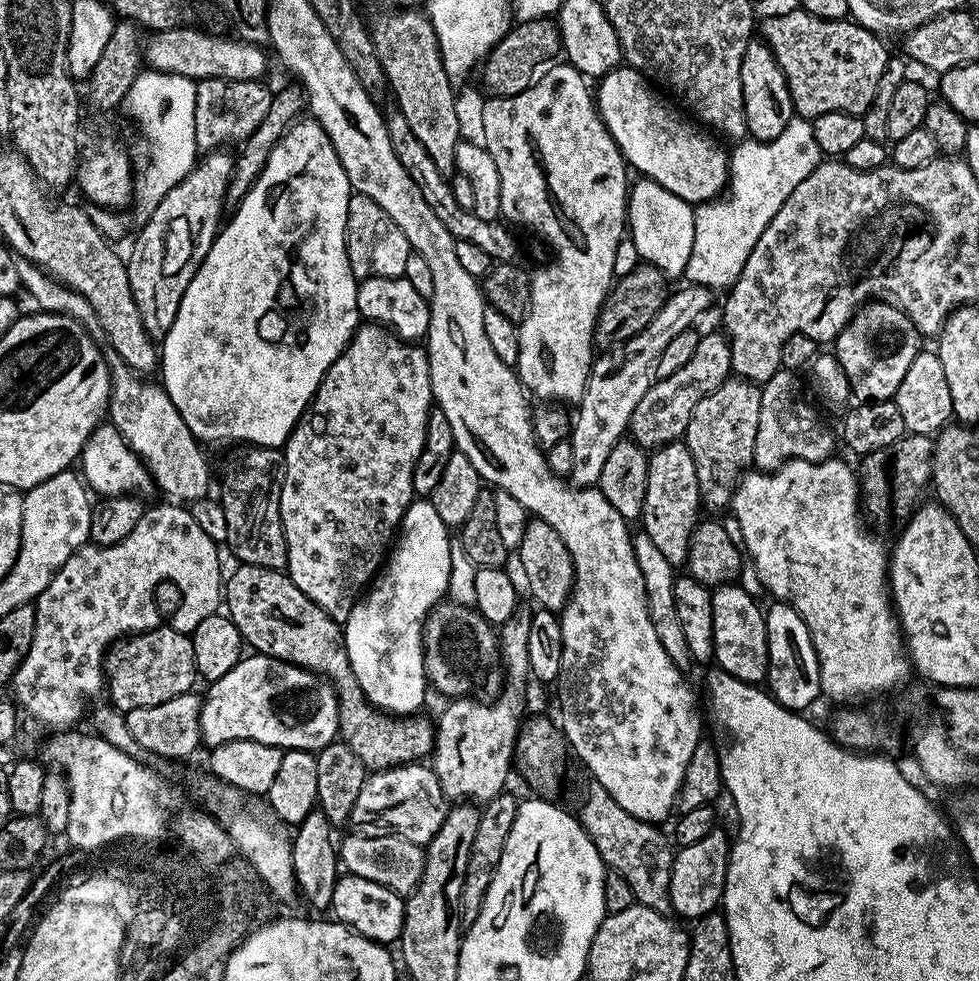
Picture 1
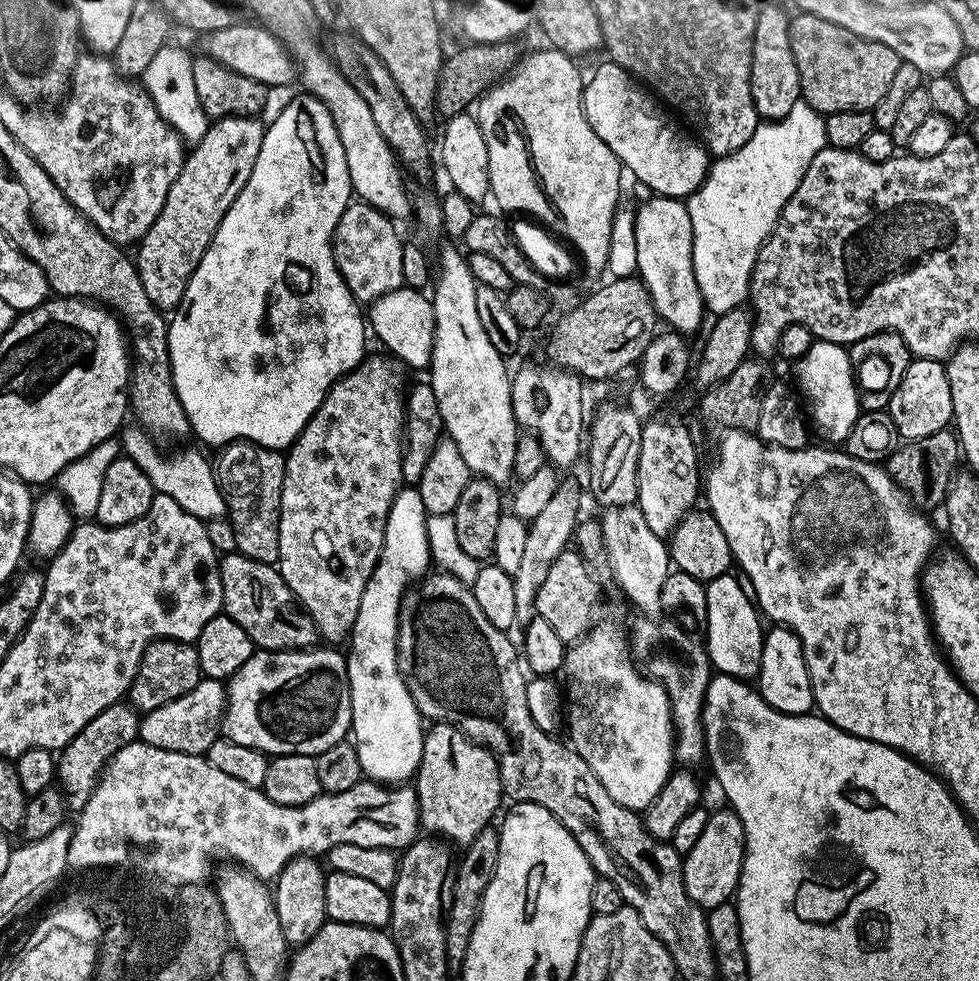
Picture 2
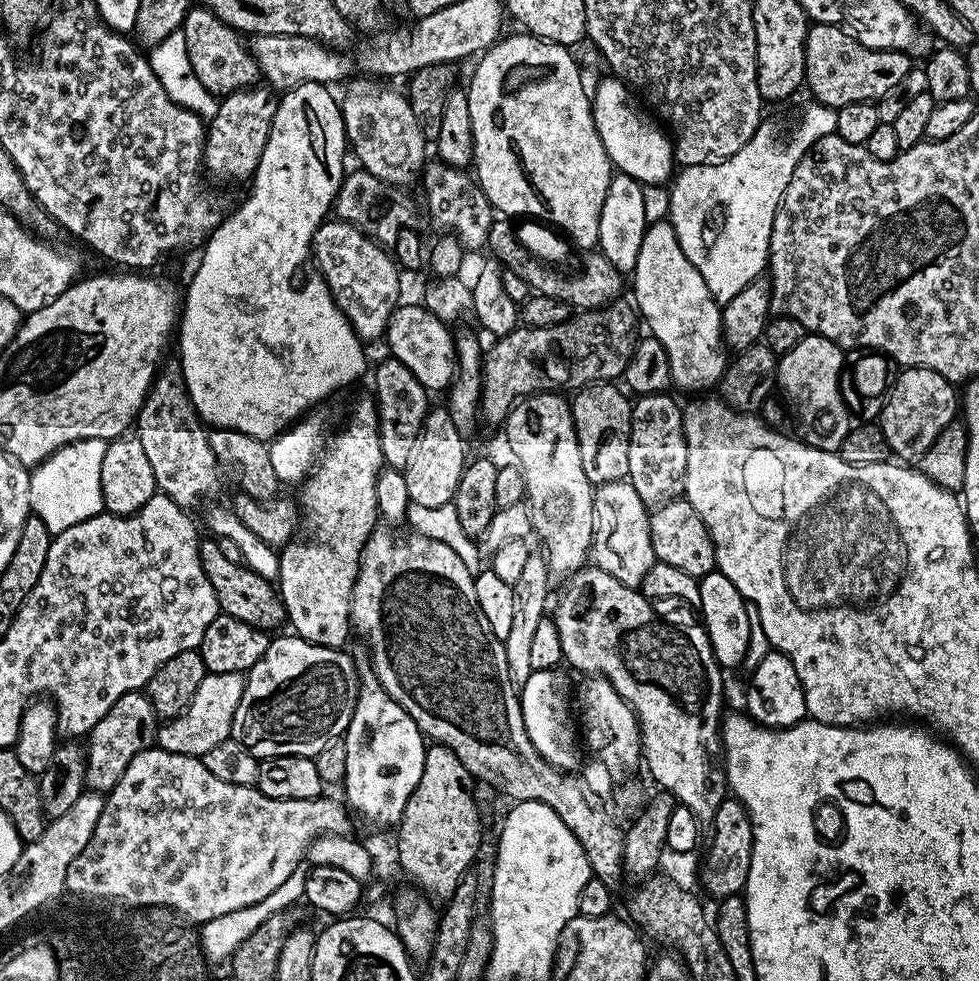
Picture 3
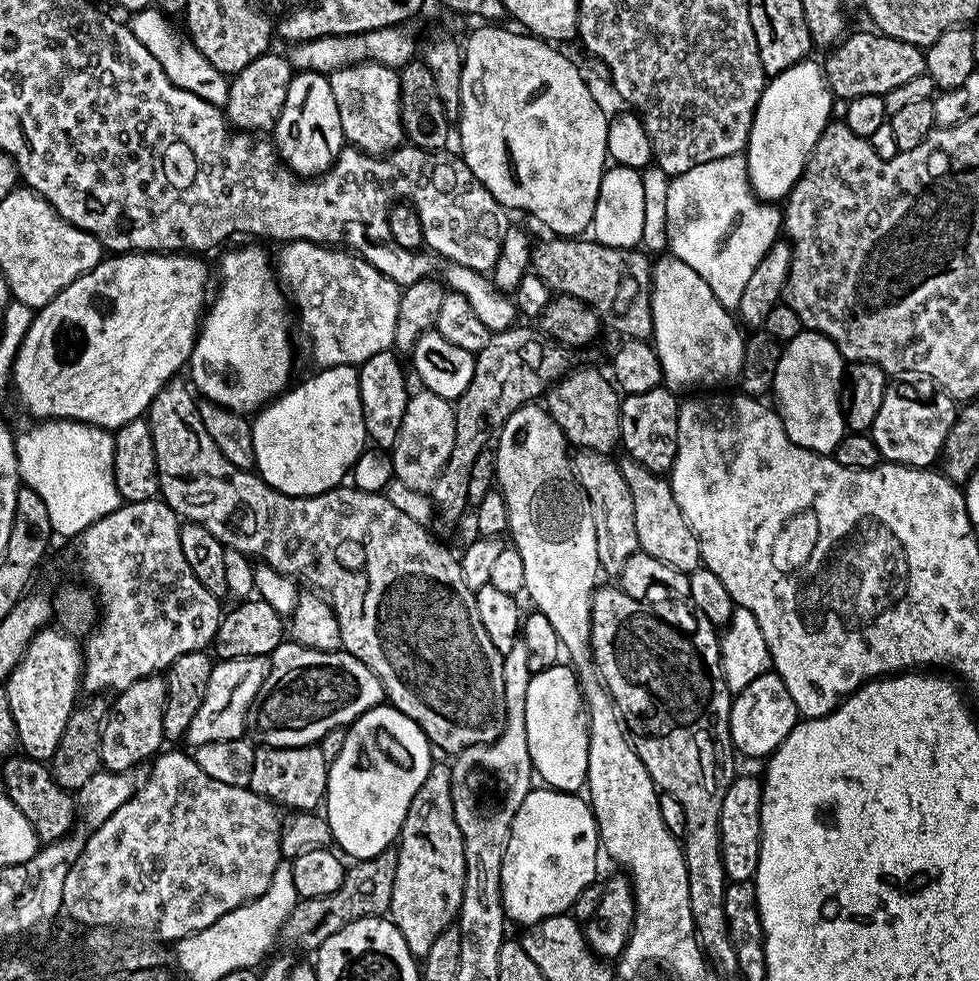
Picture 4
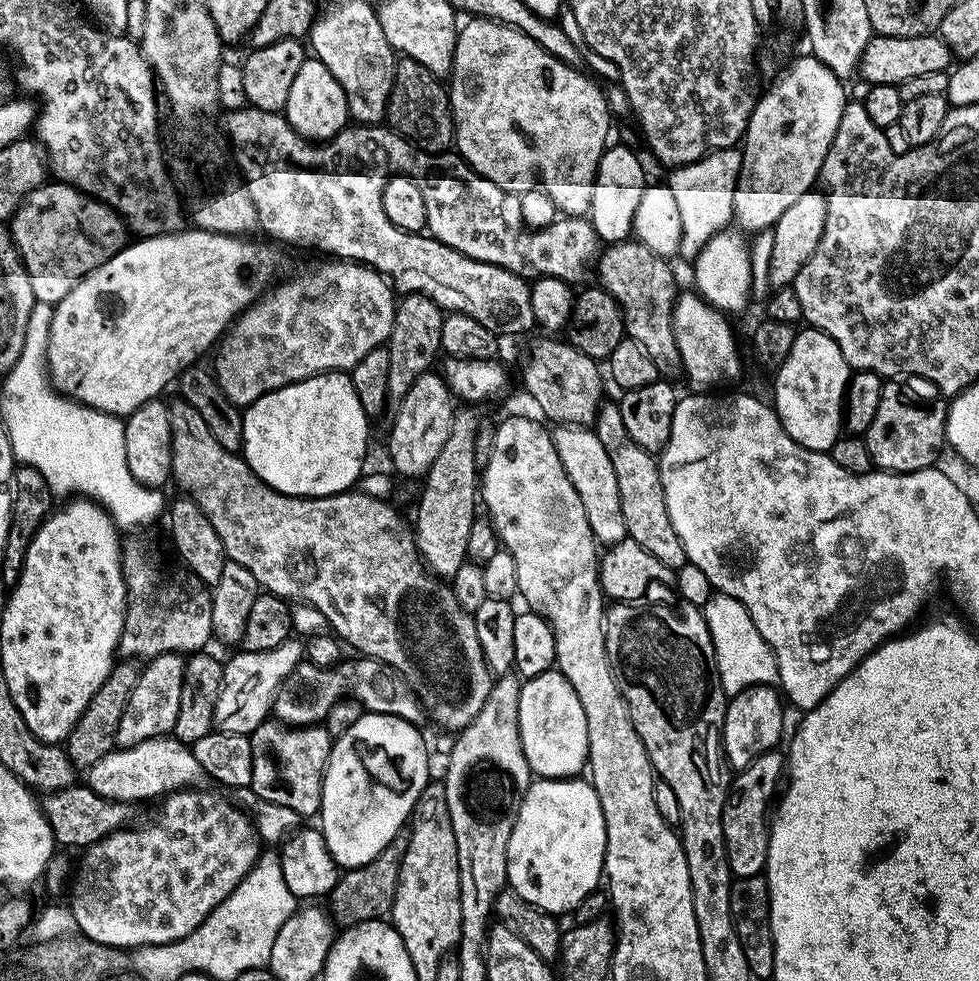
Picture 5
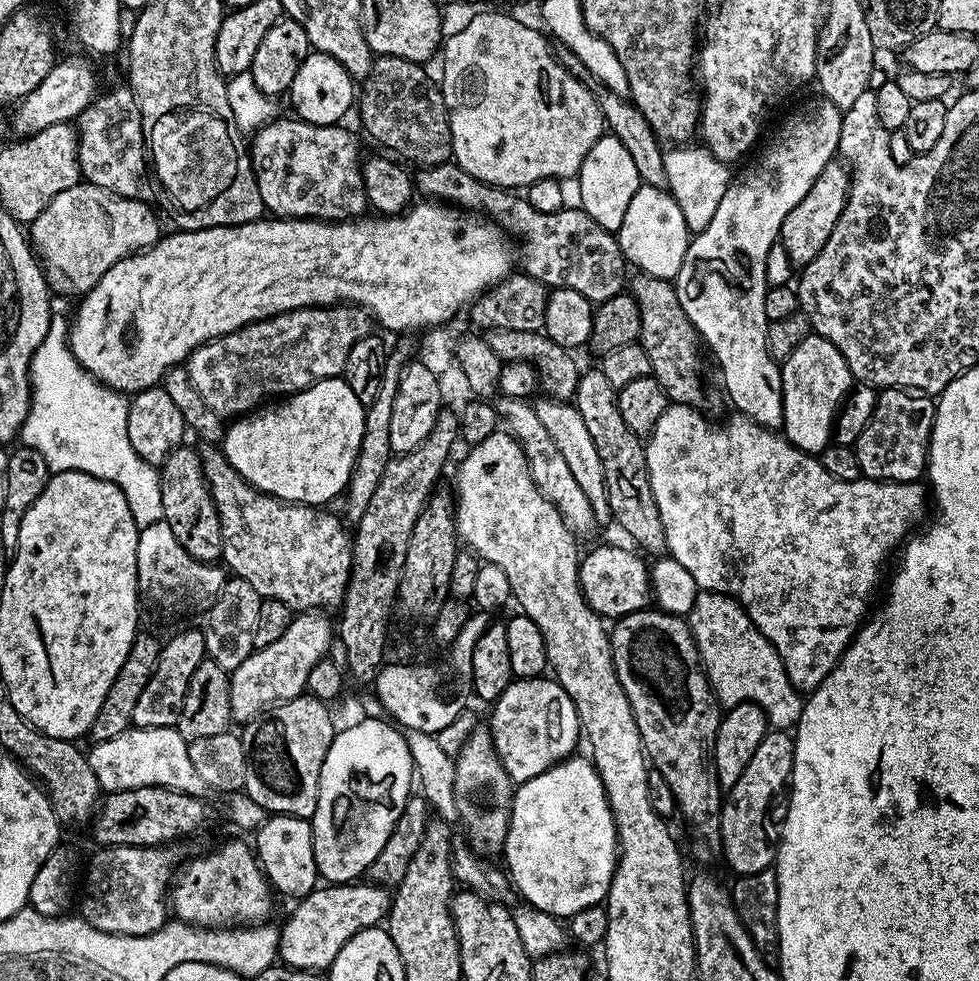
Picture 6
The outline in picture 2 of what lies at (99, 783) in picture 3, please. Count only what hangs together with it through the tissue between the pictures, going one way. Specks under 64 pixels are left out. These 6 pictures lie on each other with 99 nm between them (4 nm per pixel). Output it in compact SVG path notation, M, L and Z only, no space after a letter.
M127 702L111 704L98 714L98 718L90 718L78 734L65 746L59 749L56 762L56 780L64 793L64 807L69 813L78 814L90 802L90 794L94 794L96 783L109 760L122 746L137 743L140 734L140 716L135 708Z

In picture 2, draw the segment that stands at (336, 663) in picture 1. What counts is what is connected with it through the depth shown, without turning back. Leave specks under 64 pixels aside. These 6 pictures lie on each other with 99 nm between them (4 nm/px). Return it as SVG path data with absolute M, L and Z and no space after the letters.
M224 554L218 560L223 615L229 616L252 639L257 649L265 652L287 652L311 649L317 643L314 622L300 606L300 601L280 577L279 567L263 564L239 554Z

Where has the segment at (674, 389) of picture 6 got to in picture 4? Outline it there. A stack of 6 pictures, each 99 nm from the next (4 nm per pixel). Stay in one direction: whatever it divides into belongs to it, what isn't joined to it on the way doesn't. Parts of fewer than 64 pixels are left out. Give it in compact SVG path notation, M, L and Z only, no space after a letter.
M552 238L549 244L532 244L532 263L530 271L538 278L542 278L542 282L546 282L546 286L554 294L561 296L569 296L570 298L578 298L582 302L586 302L599 314L601 325L605 329L613 328L620 335L620 338L629 340L648 340L652 334L652 265L653 261L643 251L636 248L611 248L605 244L599 244L595 238Z

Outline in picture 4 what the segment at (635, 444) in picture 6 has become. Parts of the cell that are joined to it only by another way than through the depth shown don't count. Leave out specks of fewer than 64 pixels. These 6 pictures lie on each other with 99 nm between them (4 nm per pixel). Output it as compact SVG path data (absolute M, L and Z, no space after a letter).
M621 459L619 466L622 478L626 478L630 486L630 498L634 502L634 530L638 530L640 551L650 554L650 558L658 558L658 562L666 562L666 566L679 572L695 572L702 564L700 543L682 510L678 510L678 502L674 502L671 483L663 475L646 470L636 460Z

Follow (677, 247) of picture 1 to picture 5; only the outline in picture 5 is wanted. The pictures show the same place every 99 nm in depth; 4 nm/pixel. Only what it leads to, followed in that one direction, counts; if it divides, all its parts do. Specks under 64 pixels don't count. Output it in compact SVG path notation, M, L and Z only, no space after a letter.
M681 291L676 298L674 314L672 315L672 325L674 334L678 342L678 354L680 355L680 366L683 379L688 379L688 384L693 393L708 394L719 384L732 384L740 376L740 348L736 345L736 336L732 333L732 328L728 325L729 317L723 312L719 312L712 305L707 304L704 299L695 291Z

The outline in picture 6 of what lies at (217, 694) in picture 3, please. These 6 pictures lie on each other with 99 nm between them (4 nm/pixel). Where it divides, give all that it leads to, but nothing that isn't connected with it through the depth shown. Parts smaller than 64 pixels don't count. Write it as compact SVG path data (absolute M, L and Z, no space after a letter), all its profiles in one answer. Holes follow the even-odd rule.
M324 614L293 615L290 626L278 642L270 646L257 648L230 673L230 710L233 721L247 722L259 716L266 708L282 700L293 700L308 687L310 670L319 660L329 655L334 637L334 624ZM240 720L240 721L239 721Z

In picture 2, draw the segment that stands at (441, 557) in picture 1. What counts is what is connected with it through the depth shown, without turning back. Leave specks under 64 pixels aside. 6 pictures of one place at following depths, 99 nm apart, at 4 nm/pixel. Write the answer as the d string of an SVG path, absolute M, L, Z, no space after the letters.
M414 486L401 487L391 504L390 514L387 515L380 560L372 571L370 582L366 582L366 590L358 606L358 618L354 622L350 637L352 649L346 652L352 699L350 736L358 750L360 771L367 779L389 786L403 785L415 777L416 770L420 767L424 745L425 729L420 728L422 717L396 661L396 627L400 624L400 602L404 599L406 589L413 583L412 576L420 578L429 571L428 564L430 565L432 554L427 538L428 517L419 489Z

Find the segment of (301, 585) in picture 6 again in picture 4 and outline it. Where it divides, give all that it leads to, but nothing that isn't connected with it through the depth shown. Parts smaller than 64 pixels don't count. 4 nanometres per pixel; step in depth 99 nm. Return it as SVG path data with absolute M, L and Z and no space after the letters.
M180 378L165 382L158 390L158 394L154 394L146 413L150 434L154 438L154 458L160 483L159 495L162 499L175 510L177 516L210 530L210 534L214 534L214 538L218 538L218 542L224 548L236 548L244 556L255 558L265 565L276 568L283 575L299 578L301 581L304 579L308 583L305 585L311 586L317 593L322 594L324 599L332 605L334 614L338 618L338 630L342 630L341 649L358 658L358 662L362 662L378 676L384 687L387 703L402 714L406 714L406 718L410 718L417 724L426 734L429 744L449 754L455 754L464 748L479 744L493 744L504 733L504 691L502 690L504 653L498 650L498 646L494 646L494 642L490 642L486 630L482 627L482 618L478 614L476 605L476 593L470 590L470 586L466 586L466 578L462 578L462 566L457 553L455 551L452 553L446 545L439 544L427 532L429 529L425 525L419 524L409 515L398 510L393 502L388 501L386 496L379 492L364 492L355 486L348 486L348 488L337 486L316 496L287 496L276 488L270 487L255 471L234 466L234 462L226 462L222 450L218 450L214 438L206 434L206 426L202 426L202 418L198 415L198 400L193 389L187 383L185 384L180 381Z

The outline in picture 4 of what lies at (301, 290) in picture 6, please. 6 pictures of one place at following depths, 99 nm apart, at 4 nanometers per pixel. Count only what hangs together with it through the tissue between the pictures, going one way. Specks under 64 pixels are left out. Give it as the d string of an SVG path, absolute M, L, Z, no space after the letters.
M126 252L123 254L112 254L107 258L101 259L100 263L95 264L90 271L86 274L82 274L74 282L70 282L70 286L66 286L62 289L55 298L48 303L44 308L39 309L32 317L32 325L24 332L22 339L19 341L20 349L17 347L15 349L14 355L12 357L12 371L10 373L10 384L14 389L14 396L20 399L20 404L29 412L30 415L36 416L37 421L47 420L49 418L55 418L58 420L81 420L84 424L92 424L95 428L107 428L109 430L115 430L121 428L126 422L131 420L139 420L141 417L147 413L150 402L154 398L154 394L158 394L158 390L170 379L173 379L177 375L176 372L180 367L187 365L192 358L192 348L196 345L196 333L202 323L202 313L206 308L206 301L210 296L210 288L208 292L208 268L203 264L201 257L196 254L169 254L167 252Z

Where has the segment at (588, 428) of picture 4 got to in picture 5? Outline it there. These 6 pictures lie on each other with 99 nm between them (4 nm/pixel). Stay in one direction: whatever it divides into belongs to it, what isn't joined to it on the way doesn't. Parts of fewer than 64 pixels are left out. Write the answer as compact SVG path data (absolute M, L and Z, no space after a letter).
M540 338L532 344L524 360L524 388L532 400L557 425L578 424L592 426L604 396L602 368L582 350L569 344L564 338Z

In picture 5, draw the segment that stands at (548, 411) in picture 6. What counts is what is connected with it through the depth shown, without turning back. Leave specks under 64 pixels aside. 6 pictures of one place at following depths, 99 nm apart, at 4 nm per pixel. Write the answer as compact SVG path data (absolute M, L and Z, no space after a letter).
M578 424L553 427L551 434L562 470L566 470L574 490L578 490L578 498L582 498L582 506L586 509L586 518L597 545L611 546L625 540L628 531L626 518L622 518L622 498L618 498L618 478L614 475L610 454L606 454L606 446L598 442L598 434L591 427Z

